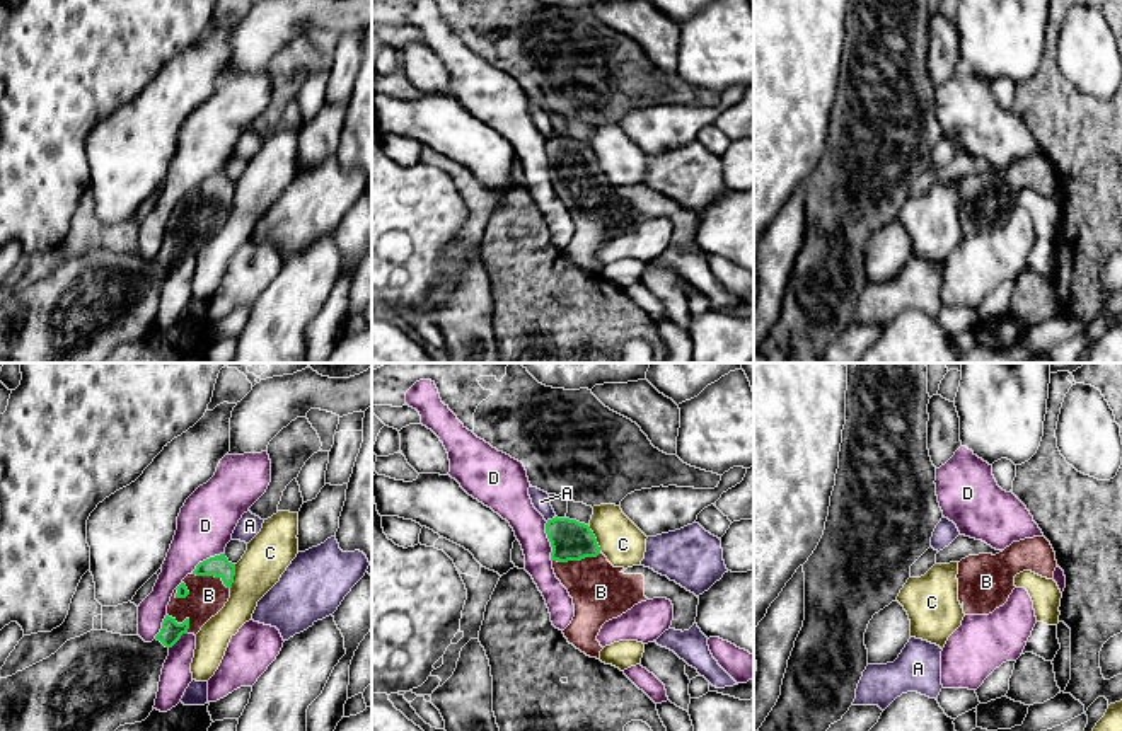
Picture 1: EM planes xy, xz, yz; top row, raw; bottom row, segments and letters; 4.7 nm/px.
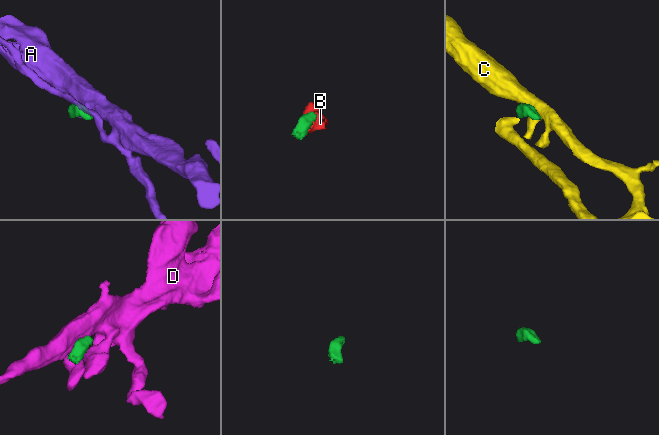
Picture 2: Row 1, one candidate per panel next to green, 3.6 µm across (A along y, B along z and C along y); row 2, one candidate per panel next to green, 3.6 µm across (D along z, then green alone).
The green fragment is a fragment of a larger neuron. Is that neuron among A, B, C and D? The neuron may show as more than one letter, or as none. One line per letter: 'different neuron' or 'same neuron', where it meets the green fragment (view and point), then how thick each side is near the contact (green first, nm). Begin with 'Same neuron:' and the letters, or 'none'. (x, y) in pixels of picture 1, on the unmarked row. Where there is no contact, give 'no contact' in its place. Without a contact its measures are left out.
Same neuron: B
A: different neuron | xz (553, 137) | 190/90 nm
B: same neuron | xz (577, 178) | 190/280 nm
C: different neuron | xz (595, 157) | 190/200 nm
D: different neuron | xz (549, 159) | 190/170 nm

